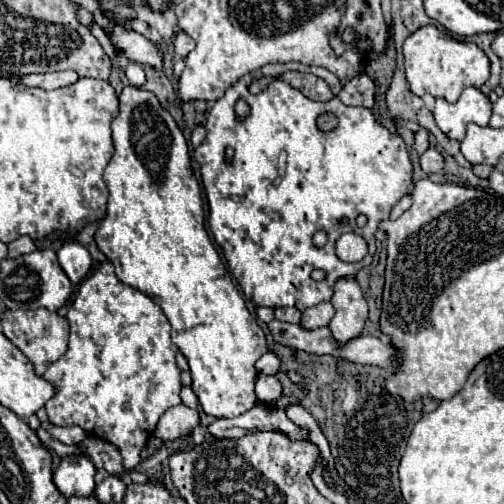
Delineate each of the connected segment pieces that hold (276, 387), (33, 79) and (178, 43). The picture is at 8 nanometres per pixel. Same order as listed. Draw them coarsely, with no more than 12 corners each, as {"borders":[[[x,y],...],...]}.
{"borders":[[[257,377],[255,393],[267,403],[279,403],[283,385],[277,377]],[[69,71],[13,77],[25,85],[59,89],[79,81]],[[185,31],[175,39],[175,53],[185,59],[193,41]]]}

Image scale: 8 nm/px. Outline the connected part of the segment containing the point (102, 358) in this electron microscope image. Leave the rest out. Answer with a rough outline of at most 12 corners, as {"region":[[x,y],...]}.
{"region":[[103,263],[49,365],[53,425],[125,469],[179,405],[161,307]]}

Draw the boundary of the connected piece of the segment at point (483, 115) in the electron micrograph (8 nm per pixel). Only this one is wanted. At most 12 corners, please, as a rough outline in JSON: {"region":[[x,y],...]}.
{"region":[[475,87],[455,103],[437,99],[437,127],[455,141],[469,123],[485,127],[491,101]]}

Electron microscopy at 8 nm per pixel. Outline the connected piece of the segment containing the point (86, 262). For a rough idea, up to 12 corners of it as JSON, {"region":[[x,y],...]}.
{"region":[[65,243],[57,259],[73,285],[91,269],[91,255],[79,243]]}

